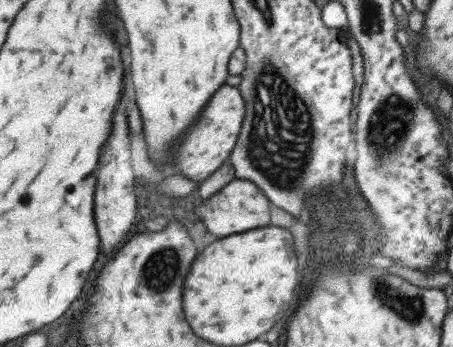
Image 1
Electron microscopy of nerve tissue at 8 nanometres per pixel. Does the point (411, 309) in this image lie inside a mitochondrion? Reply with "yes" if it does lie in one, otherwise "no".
yes

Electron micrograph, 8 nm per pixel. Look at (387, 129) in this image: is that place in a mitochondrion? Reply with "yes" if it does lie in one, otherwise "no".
yes

